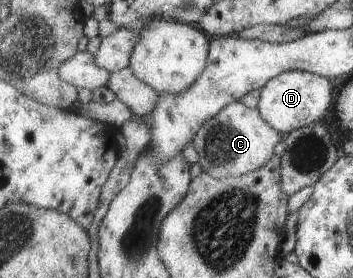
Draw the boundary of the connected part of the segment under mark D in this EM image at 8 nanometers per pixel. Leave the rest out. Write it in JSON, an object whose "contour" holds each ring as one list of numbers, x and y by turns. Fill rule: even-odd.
{"contour":[[290,70,277,75,261,89,259,108,262,117,281,134,312,126,322,121,334,101,334,87,330,78,304,70]]}

